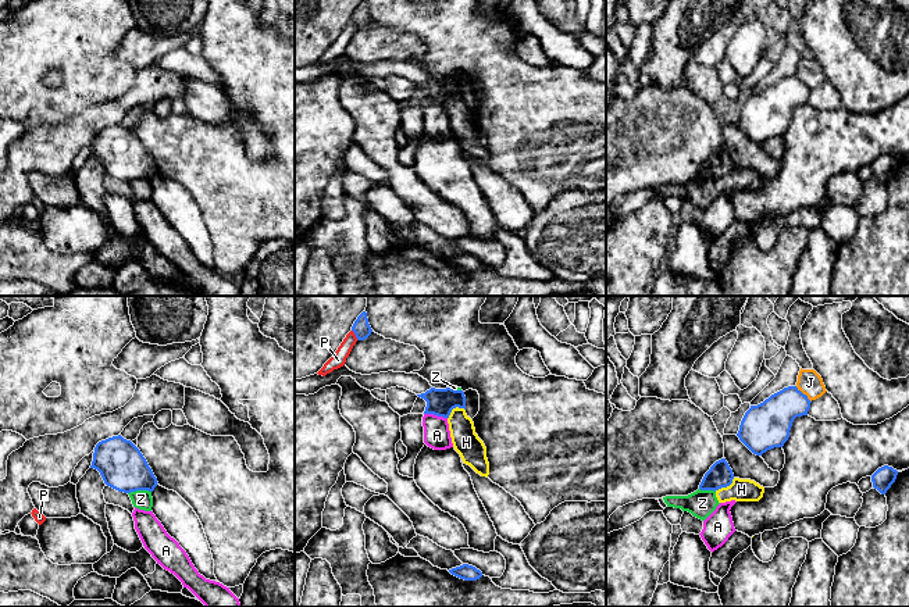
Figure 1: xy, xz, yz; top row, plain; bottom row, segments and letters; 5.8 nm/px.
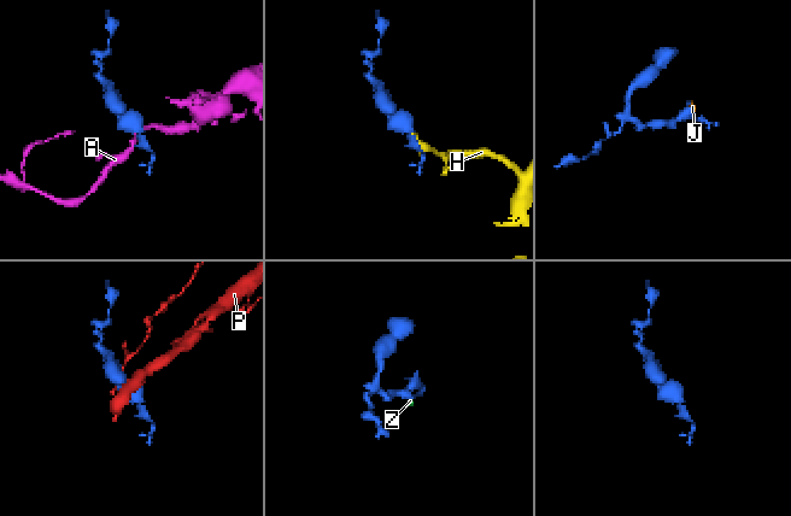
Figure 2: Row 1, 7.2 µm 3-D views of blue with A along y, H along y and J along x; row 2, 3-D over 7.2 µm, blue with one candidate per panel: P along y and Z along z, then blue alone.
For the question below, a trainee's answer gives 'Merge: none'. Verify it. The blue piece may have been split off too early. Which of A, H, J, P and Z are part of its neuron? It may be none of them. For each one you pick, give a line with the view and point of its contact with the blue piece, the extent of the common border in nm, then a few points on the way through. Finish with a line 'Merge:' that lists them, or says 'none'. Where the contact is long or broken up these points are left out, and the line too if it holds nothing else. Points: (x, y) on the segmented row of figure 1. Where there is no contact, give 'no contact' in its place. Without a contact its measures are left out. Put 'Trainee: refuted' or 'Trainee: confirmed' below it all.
Merge: none
Trainee: confirmed

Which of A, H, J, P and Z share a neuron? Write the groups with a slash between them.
A / H Z / J / P

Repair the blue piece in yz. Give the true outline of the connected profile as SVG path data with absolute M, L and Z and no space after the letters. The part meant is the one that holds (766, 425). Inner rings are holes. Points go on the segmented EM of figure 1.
M796 386L771 394L745 413L737 436L756 456L783 447L796 417L808 415L810 400Z

